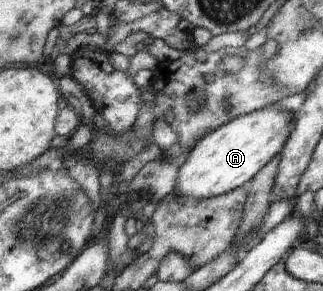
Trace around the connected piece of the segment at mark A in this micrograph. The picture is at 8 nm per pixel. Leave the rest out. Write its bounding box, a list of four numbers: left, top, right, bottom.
[174,105,295,198]

